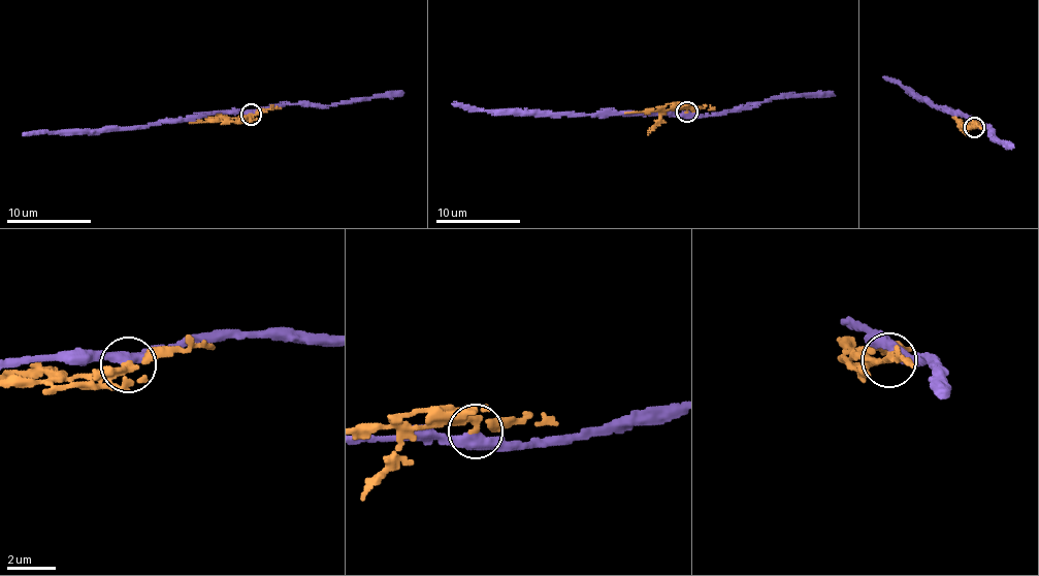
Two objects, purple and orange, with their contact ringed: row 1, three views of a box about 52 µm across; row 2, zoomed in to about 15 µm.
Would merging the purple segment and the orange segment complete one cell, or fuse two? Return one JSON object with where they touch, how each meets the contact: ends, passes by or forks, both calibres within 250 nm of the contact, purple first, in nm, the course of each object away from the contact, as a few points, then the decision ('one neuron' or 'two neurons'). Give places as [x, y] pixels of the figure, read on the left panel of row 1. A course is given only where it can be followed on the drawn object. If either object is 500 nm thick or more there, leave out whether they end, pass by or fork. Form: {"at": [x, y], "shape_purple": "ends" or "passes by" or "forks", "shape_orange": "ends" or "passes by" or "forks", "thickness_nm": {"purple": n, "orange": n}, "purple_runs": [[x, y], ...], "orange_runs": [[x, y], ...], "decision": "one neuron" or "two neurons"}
{"at": [251, 115], "shape_purple": "passes by", "shape_orange": "passes by", "thickness_nm": {"purple": 440, "orange": 240}, "purple_runs": [[251, 114], [188, 116], [147, 126], [23, 133]], "orange_runs": [[251, 114], [251, 117], [189, 123]], "decision": "two neurons"}

